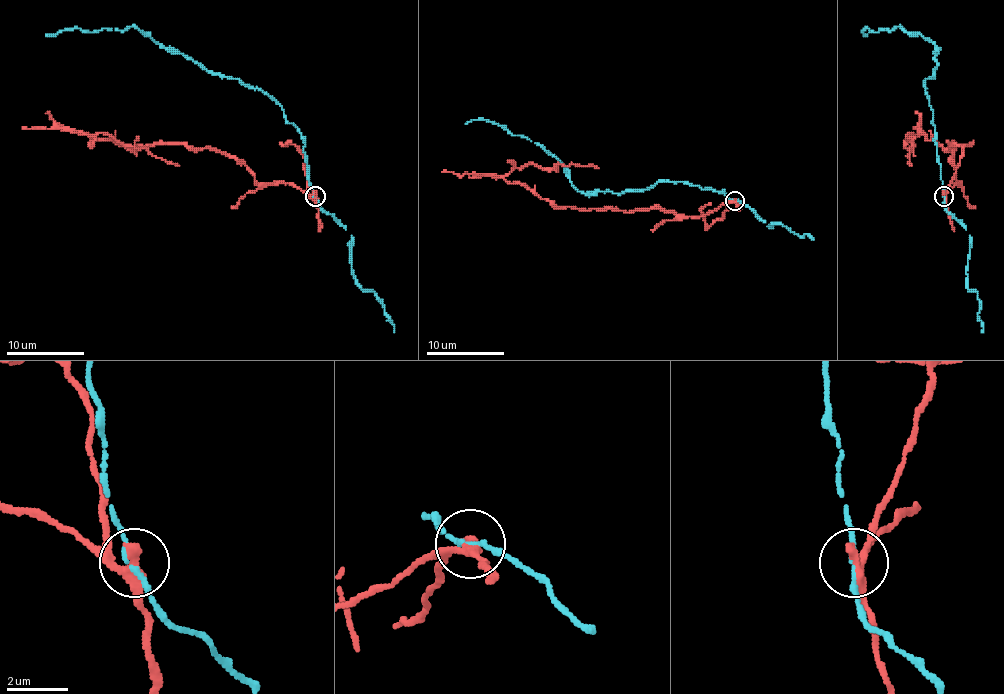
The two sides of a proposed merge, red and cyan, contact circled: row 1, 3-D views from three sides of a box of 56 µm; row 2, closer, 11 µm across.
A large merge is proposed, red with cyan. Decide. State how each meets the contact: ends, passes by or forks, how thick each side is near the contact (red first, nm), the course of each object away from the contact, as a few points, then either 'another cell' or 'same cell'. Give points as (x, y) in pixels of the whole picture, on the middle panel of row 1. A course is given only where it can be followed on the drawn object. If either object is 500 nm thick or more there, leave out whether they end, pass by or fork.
red passes by | cyan passes by | 300/140 nm | red via (734, 201), (707, 214), (680, 216), (655, 207), (628, 212), (554, 207), (504, 179), (531, 164), (598, 168) | cyan via (734, 201), (724, 191), (680, 181), (583, 193), (554, 156), (525, 137), (490, 121), (465, 123) | another cell

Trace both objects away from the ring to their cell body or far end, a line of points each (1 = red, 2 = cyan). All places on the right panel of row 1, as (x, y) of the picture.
1: (944, 196), (960, 183), (950, 160), (956, 148), (952, 144), (944, 148), (923, 134), (907, 134), (911, 165)
2: (944, 196), (925, 90), (937, 47), (900, 26), (877, 32), (865, 28), (867, 36)

